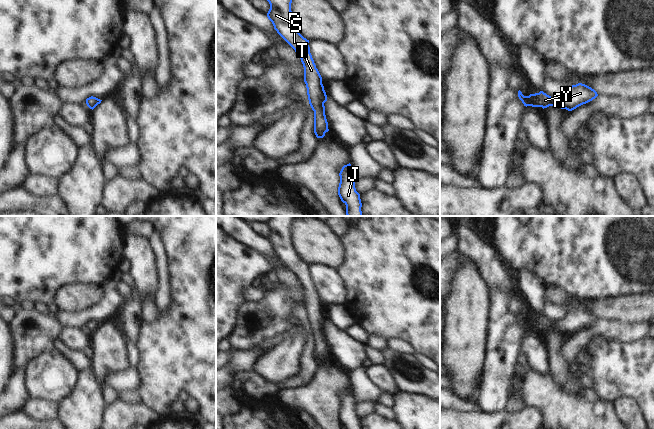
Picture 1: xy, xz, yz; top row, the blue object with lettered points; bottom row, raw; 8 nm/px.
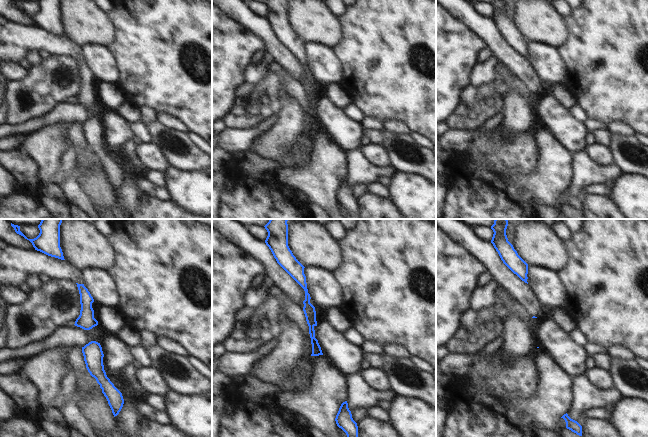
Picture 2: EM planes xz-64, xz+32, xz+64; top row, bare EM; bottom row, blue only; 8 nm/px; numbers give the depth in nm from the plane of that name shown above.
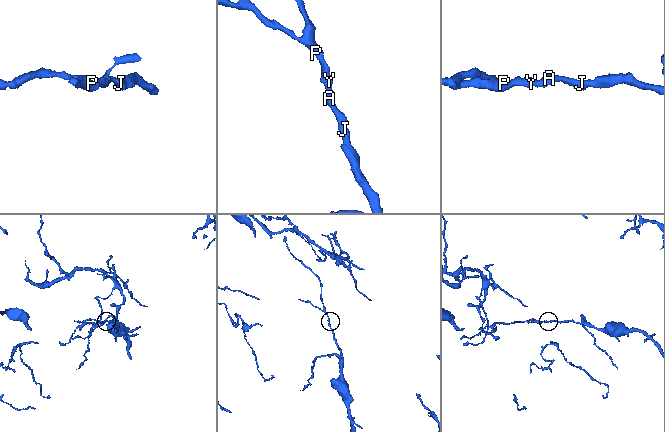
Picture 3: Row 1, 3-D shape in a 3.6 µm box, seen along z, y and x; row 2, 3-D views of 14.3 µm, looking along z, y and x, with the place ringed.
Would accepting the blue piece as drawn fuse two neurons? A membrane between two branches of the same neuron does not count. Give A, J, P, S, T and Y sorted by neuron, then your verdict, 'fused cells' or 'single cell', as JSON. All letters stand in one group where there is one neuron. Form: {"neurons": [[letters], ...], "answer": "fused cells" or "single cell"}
{"neurons": [["A", "J", "P", "S", "T", "Y"]], "answer": "single cell"}

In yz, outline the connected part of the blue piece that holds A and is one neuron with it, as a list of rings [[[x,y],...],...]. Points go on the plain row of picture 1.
[[[582,307],[569,310],[562,320],[556,322],[547,319],[543,315],[529,320],[524,320],[520,314],[518,315],[518,321],[526,331],[542,331],[544,333],[549,330],[558,330],[568,335],[592,325],[597,320],[598,318],[594,313]]]

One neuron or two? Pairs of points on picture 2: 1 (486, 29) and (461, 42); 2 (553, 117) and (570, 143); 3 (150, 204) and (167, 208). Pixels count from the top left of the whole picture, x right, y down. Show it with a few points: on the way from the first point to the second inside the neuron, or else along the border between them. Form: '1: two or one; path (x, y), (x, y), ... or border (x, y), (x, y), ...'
1: two; border (457, 20), (476, 33), (487, 46)
2: one; path (559, 123), (570, 134), (570, 137)
3: one; path (154, 208), (163, 208)

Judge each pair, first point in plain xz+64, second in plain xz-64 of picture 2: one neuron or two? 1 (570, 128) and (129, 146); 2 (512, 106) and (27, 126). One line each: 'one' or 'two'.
1: two
2: two

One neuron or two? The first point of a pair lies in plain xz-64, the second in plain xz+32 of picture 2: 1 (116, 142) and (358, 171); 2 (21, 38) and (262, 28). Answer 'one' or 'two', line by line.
1: two
2: two

